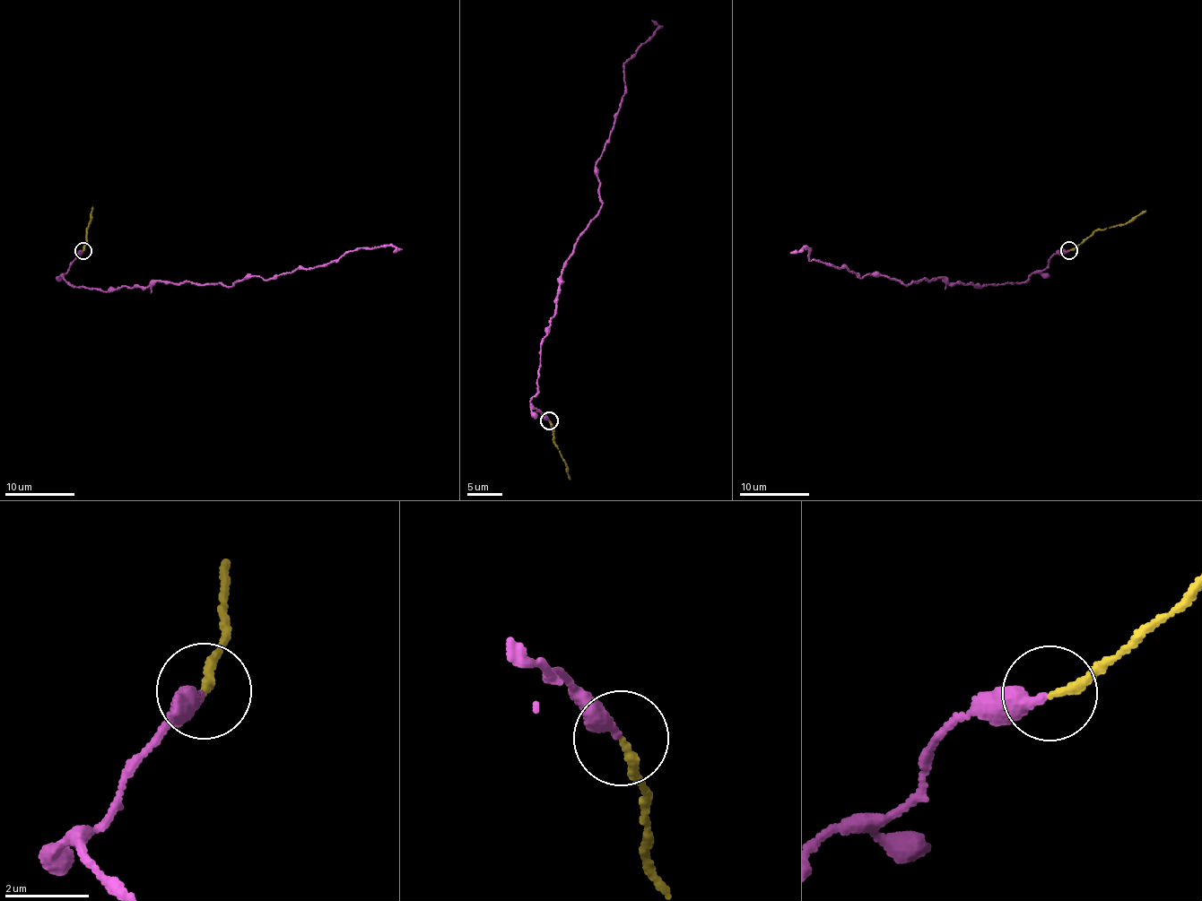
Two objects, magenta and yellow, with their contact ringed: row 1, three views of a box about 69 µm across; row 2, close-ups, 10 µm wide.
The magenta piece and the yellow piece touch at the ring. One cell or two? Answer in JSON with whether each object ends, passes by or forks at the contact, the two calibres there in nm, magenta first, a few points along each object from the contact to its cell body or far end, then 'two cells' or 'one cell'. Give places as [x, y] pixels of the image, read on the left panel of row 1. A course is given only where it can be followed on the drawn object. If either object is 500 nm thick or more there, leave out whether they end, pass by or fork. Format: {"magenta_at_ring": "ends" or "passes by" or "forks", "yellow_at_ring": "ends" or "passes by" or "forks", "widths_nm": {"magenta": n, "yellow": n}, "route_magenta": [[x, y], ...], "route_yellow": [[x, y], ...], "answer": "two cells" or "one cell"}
{"magenta_at_ring": "ends", "yellow_at_ring": "ends", "widths_nm": {"magenta": 360, "yellow": 200}, "route_magenta": [[82, 250], [63, 276], [104, 291], [157, 281], [231, 285], [311, 269], [361, 247], [393, 252]], "route_yellow": [[82, 250], [92, 206]], "answer": "one cell"}

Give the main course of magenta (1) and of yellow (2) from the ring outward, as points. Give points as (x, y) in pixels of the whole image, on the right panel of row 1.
1: (1069, 249), (1025, 282), (980, 288), (942, 278), (859, 278), (811, 260), (809, 247), (789, 253)
2: (1069, 249), (1096, 230), (1121, 225), (1146, 210)

